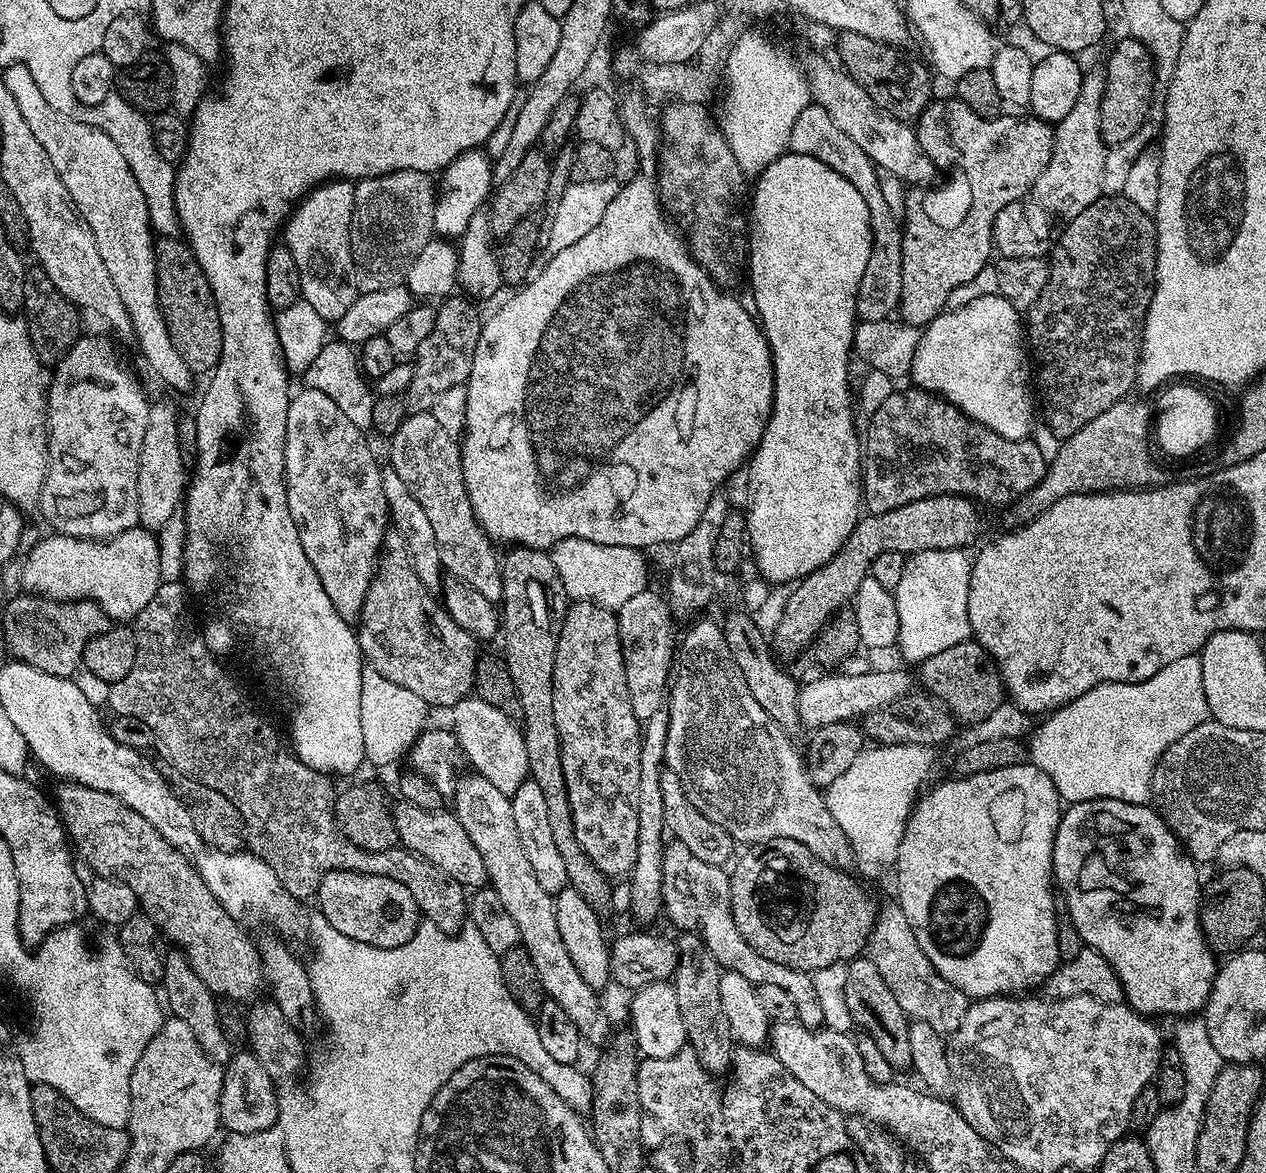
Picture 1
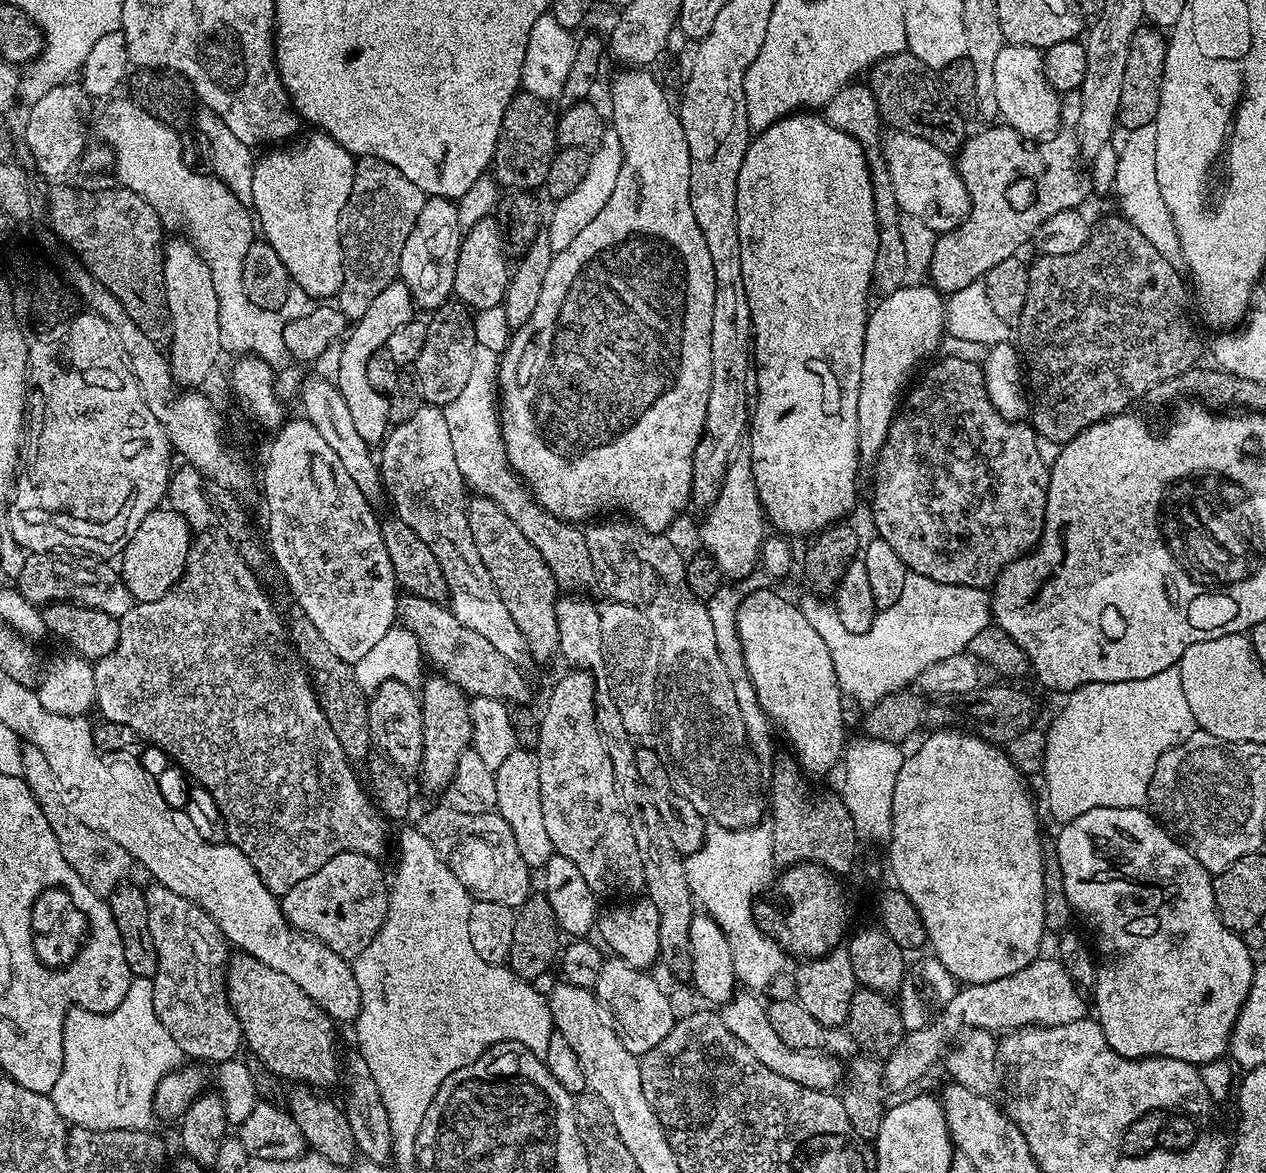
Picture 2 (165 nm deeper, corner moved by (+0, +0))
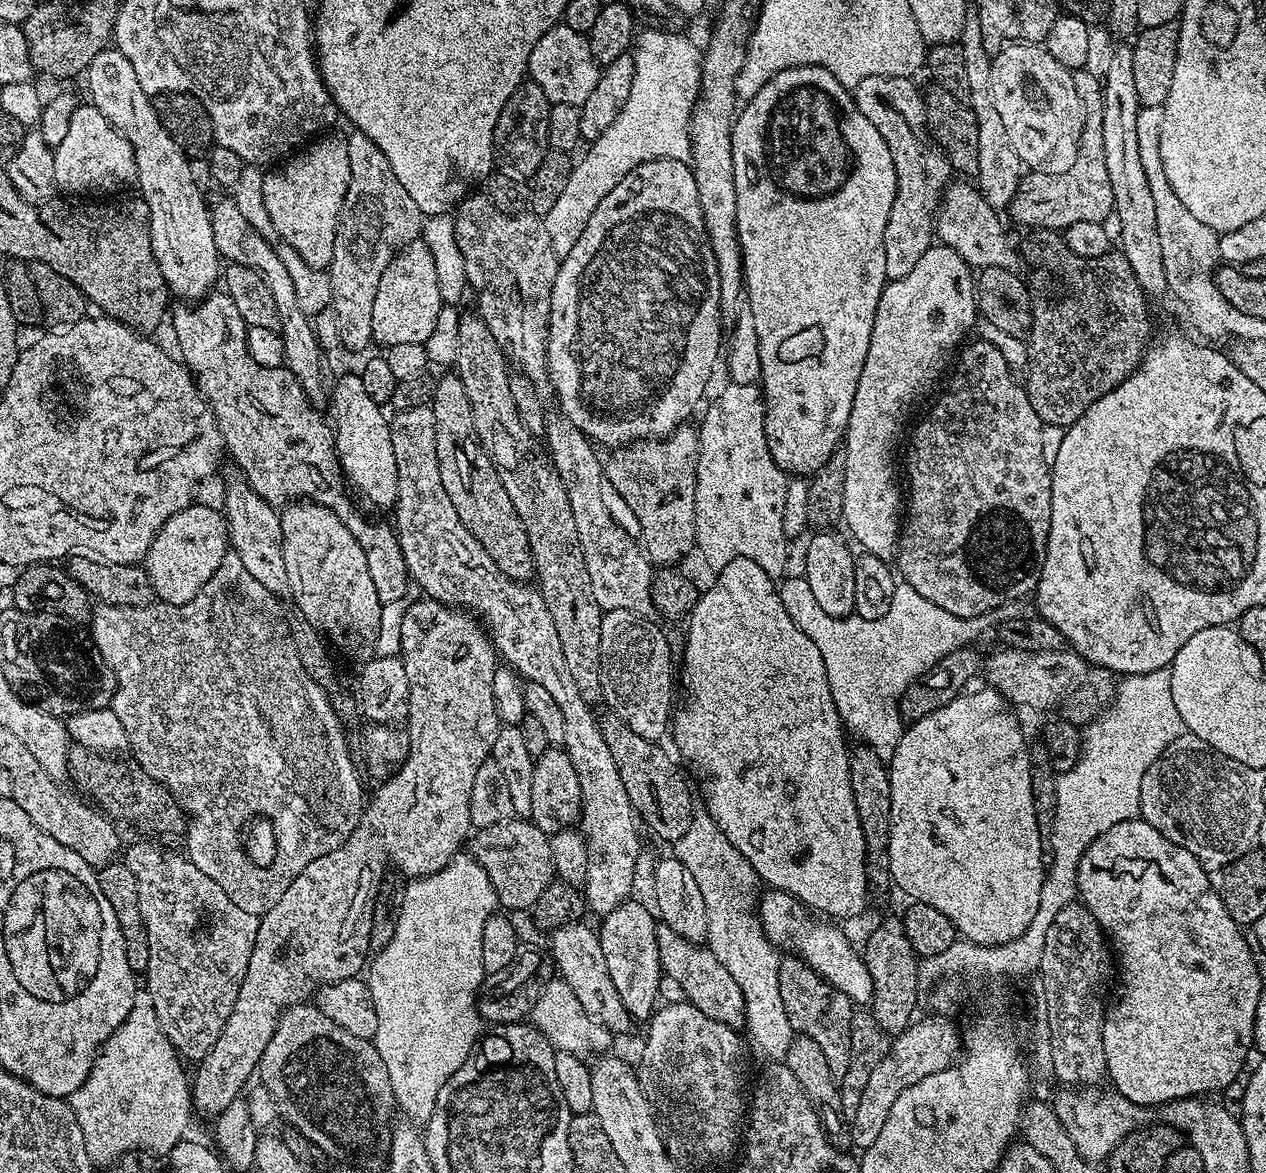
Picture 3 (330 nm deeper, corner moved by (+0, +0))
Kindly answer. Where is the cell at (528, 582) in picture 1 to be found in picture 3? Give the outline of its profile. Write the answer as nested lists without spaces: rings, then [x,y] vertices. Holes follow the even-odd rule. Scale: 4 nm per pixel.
[[[449,374],[437,379],[430,407],[434,414],[438,474],[442,474],[442,486],[446,486],[458,518],[462,518],[462,526],[478,538],[482,550],[494,558],[494,566],[502,574],[512,580],[531,581],[534,569],[526,526],[522,526],[522,518],[518,518],[518,510],[514,510],[514,502],[510,502],[510,494],[506,494],[506,486],[502,486],[502,478],[498,478],[498,470],[494,470],[494,462],[490,462],[478,438],[478,430],[474,430],[470,398],[466,398],[466,386],[462,386],[459,376]]]

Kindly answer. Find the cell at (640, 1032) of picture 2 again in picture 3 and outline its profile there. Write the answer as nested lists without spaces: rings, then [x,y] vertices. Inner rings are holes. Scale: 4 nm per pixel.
[[[585,922],[567,924],[561,928],[551,929],[552,950],[550,960],[555,971],[560,971],[564,988],[574,990],[574,998],[582,1002],[582,1010],[590,1014],[597,1024],[609,1033],[624,1032],[634,1024],[632,1015],[622,1006],[622,998],[618,998],[618,990],[614,990],[614,982],[610,982],[610,970],[606,970],[606,958],[602,958],[600,934],[595,927]]]

